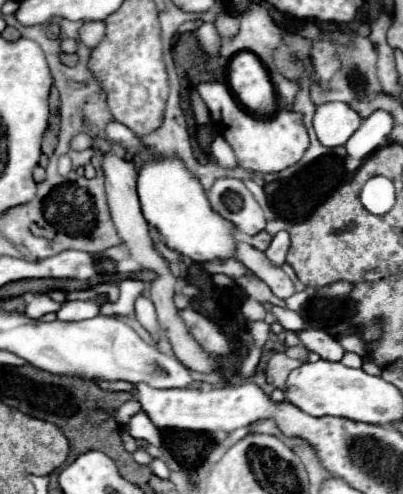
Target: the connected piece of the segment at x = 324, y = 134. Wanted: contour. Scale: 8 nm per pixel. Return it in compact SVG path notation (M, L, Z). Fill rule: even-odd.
M327 102L317 106L313 126L323 146L343 146L361 126L359 114L345 102Z

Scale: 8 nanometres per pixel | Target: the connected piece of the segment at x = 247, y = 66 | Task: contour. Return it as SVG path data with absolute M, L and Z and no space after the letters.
M245 52L235 54L229 60L229 84L231 90L237 94L237 98L241 100L241 104L253 112L255 116L269 116L273 114L273 110L277 108L277 100L275 100L275 88L273 82L267 74L267 70L263 68L263 64L259 62L259 58L255 56L245 56Z

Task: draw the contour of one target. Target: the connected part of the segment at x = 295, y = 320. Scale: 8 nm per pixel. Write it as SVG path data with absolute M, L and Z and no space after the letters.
M271 306L269 312L275 318L275 322L279 322L285 330L303 330L303 328L307 328L303 318L297 312L291 312L291 310L281 308L281 306Z

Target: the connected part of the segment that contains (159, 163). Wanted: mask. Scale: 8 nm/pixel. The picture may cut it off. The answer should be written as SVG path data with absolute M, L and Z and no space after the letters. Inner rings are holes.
M159 158L143 164L137 178L137 192L143 216L167 238L167 246L171 250L189 256L193 262L235 256L235 246L239 240L237 230L231 226L231 222L219 218L219 214L211 210L203 186L185 168L183 160Z

